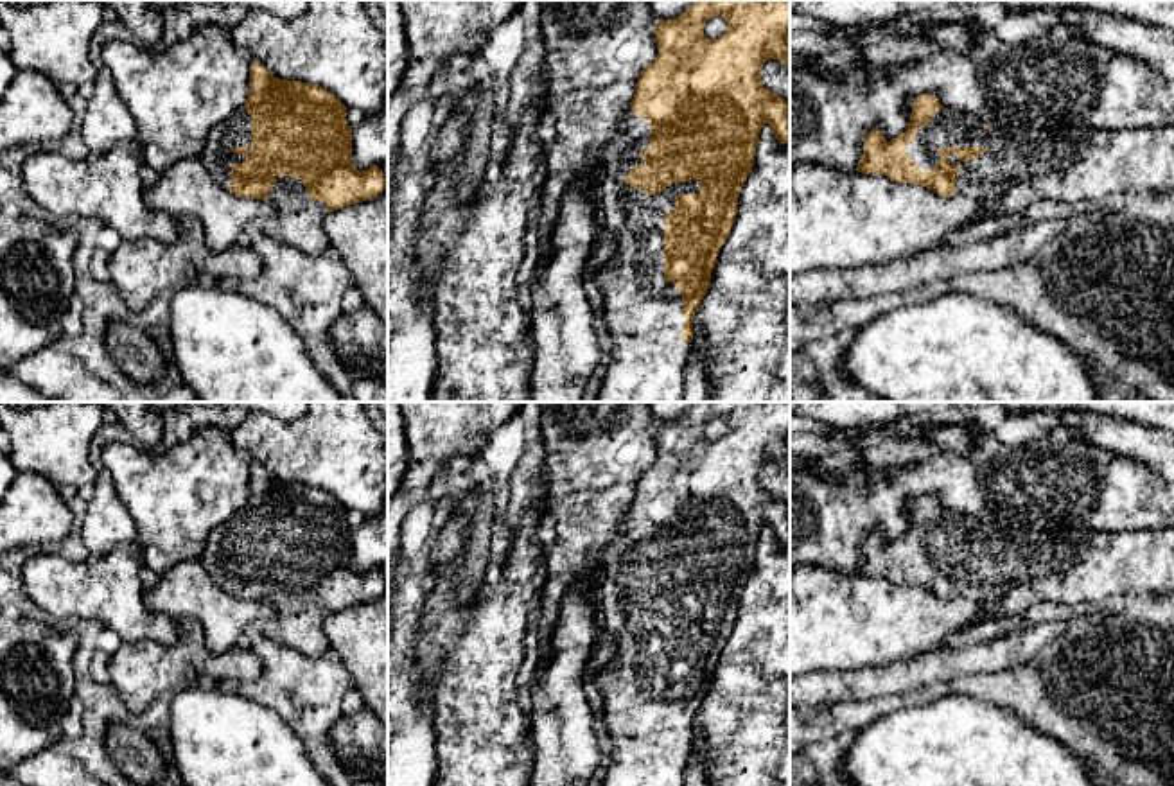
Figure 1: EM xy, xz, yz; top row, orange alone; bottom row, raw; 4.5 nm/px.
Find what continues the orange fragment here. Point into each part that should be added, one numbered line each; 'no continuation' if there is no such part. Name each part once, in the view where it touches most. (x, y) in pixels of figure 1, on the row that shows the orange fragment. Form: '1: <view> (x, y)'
1: xz (648, 361)

